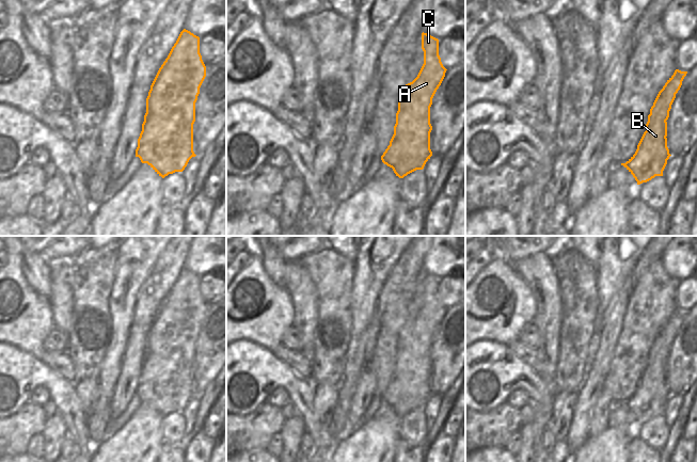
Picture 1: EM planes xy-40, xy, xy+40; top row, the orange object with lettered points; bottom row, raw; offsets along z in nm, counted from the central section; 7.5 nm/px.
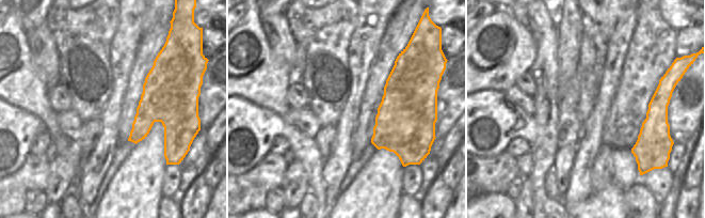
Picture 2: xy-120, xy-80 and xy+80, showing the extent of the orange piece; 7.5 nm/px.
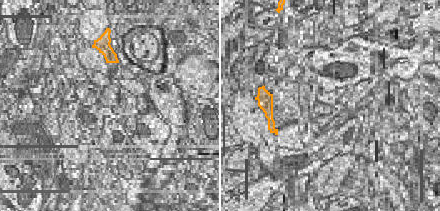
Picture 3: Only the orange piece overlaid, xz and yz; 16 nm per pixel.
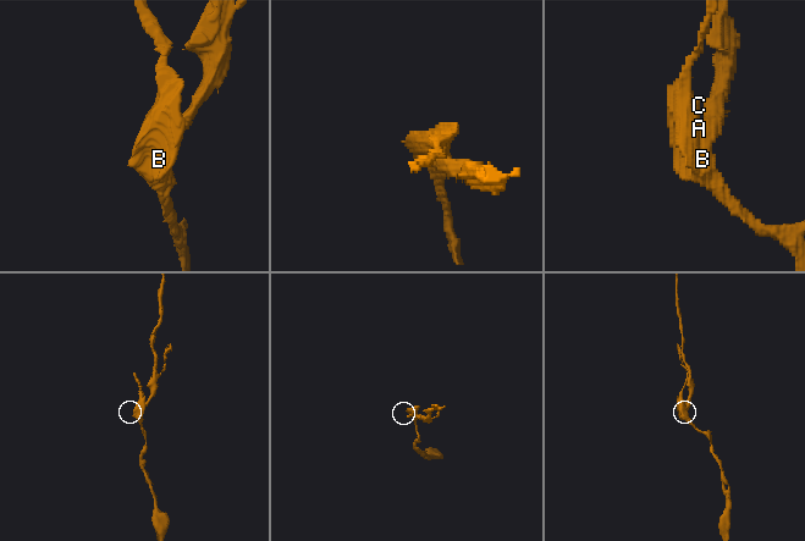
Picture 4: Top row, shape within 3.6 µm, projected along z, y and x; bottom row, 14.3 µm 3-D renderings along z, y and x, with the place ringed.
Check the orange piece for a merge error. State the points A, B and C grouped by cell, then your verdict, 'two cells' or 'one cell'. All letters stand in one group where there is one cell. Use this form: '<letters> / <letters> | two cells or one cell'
A C / B | two cells

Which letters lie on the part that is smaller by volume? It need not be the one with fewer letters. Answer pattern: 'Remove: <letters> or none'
Remove: A, C

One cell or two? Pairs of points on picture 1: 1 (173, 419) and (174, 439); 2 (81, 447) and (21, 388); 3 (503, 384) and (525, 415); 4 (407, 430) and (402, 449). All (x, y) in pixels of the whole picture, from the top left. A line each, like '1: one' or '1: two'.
1: one
2: one
3: two
4: two

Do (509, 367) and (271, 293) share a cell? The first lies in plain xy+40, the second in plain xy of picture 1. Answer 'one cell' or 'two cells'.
two cells

